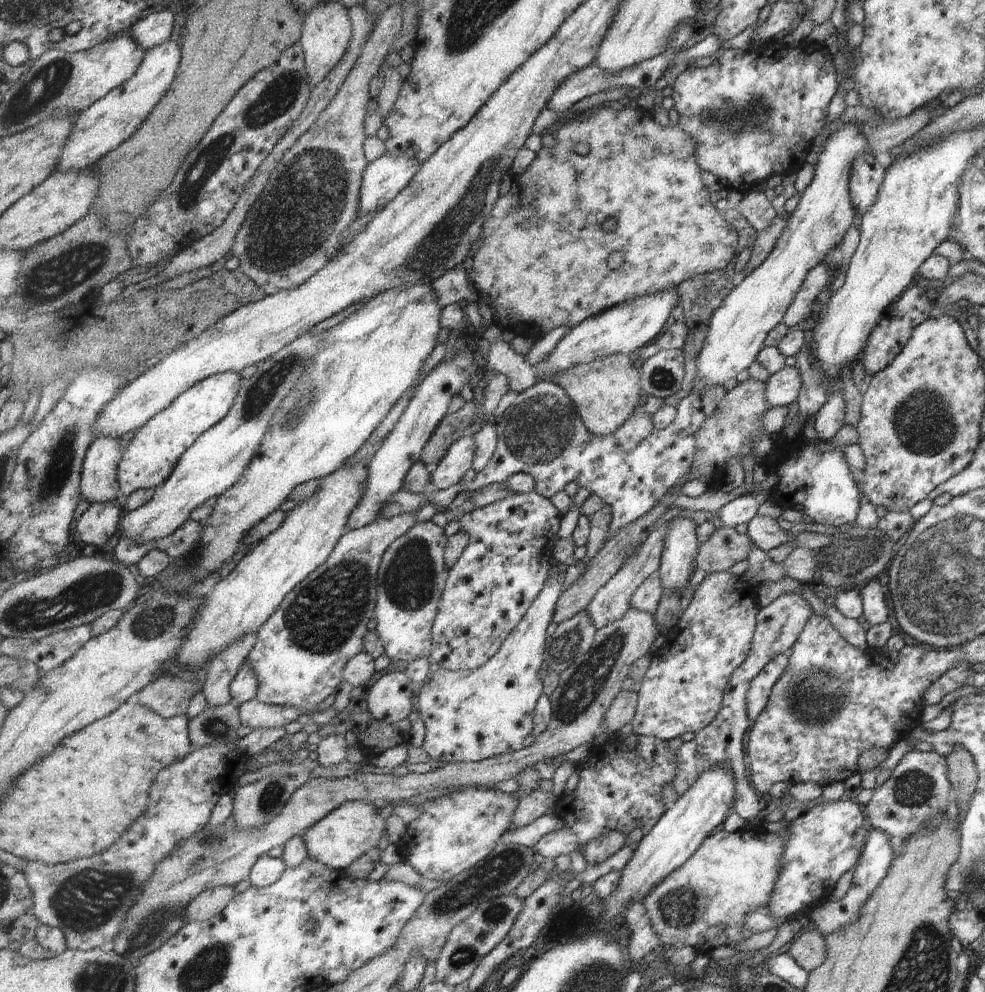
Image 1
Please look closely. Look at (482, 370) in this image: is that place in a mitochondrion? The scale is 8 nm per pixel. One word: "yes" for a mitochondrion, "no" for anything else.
no

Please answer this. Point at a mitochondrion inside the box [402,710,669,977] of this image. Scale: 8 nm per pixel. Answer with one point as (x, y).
(499, 873)

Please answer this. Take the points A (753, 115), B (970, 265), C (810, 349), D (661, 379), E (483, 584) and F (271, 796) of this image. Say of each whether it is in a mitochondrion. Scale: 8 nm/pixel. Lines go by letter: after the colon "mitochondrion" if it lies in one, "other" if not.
A: mitochondrion
B: other
C: other
D: mitochondrion
E: other
F: mitochondrion

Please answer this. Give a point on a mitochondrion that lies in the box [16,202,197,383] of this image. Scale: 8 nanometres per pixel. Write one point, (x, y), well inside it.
(52, 276)

